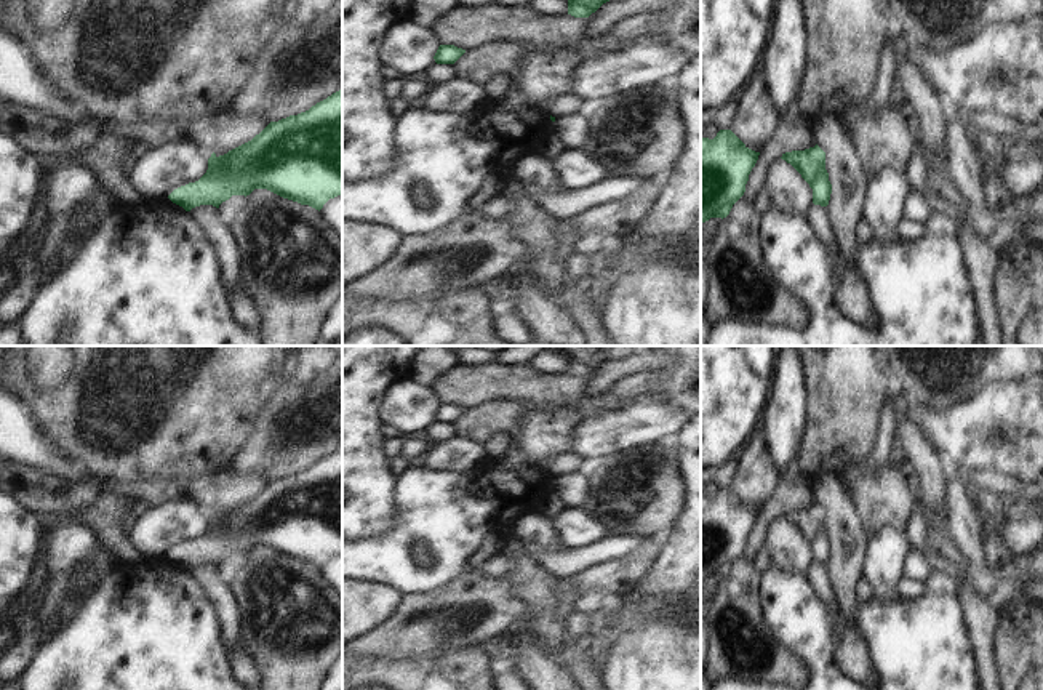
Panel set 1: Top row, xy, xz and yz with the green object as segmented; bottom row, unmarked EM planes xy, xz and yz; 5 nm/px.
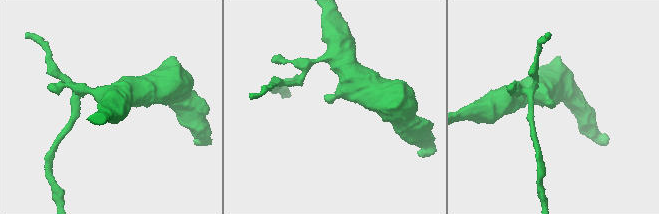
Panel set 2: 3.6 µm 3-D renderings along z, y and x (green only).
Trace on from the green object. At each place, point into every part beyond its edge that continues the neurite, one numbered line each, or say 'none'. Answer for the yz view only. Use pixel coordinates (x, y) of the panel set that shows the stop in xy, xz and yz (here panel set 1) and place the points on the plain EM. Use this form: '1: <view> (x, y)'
none

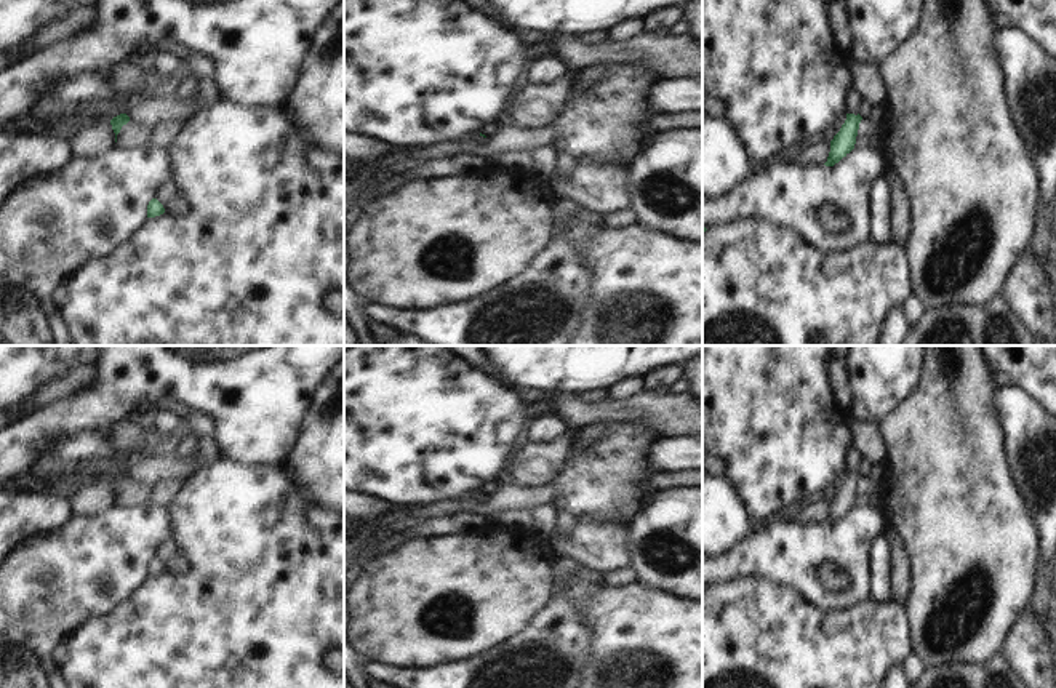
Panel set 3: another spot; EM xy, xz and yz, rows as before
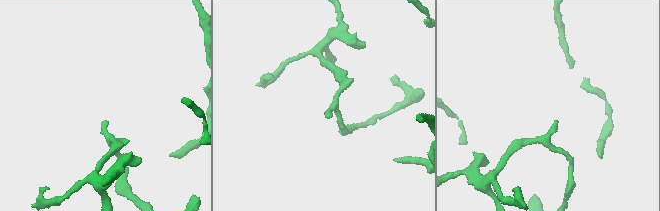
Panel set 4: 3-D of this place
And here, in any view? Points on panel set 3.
1: yz (853, 456)

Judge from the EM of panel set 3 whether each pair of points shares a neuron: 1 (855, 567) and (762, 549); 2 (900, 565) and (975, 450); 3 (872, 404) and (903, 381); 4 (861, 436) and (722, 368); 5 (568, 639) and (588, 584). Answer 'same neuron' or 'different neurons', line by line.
1: same neuron
2: different neurons
3: same neuron
4: different neurons
5: same neuron

